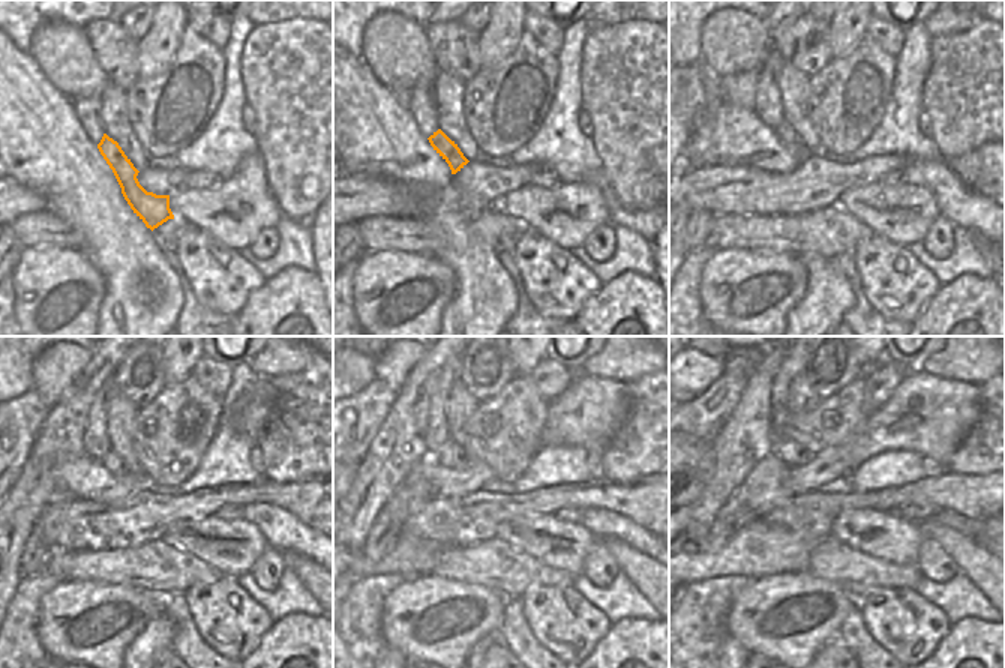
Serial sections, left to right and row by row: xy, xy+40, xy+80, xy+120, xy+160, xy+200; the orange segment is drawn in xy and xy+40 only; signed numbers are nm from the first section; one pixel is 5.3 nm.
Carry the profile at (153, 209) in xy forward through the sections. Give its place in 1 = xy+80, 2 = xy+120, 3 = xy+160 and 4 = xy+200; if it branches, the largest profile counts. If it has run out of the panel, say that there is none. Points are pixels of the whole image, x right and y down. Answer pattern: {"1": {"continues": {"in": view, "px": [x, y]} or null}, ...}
{"1": {"continues": {"in": "xy+80", "px": [786, 134]}}, "2": {"continues": {"in": "xy+120", "px": [113, 463]}}, "3": {"continues": {"in": "xy+160", "px": [450, 455]}}, "4": {"continues": {"in": "xy+200", "px": [794, 455]}}}

